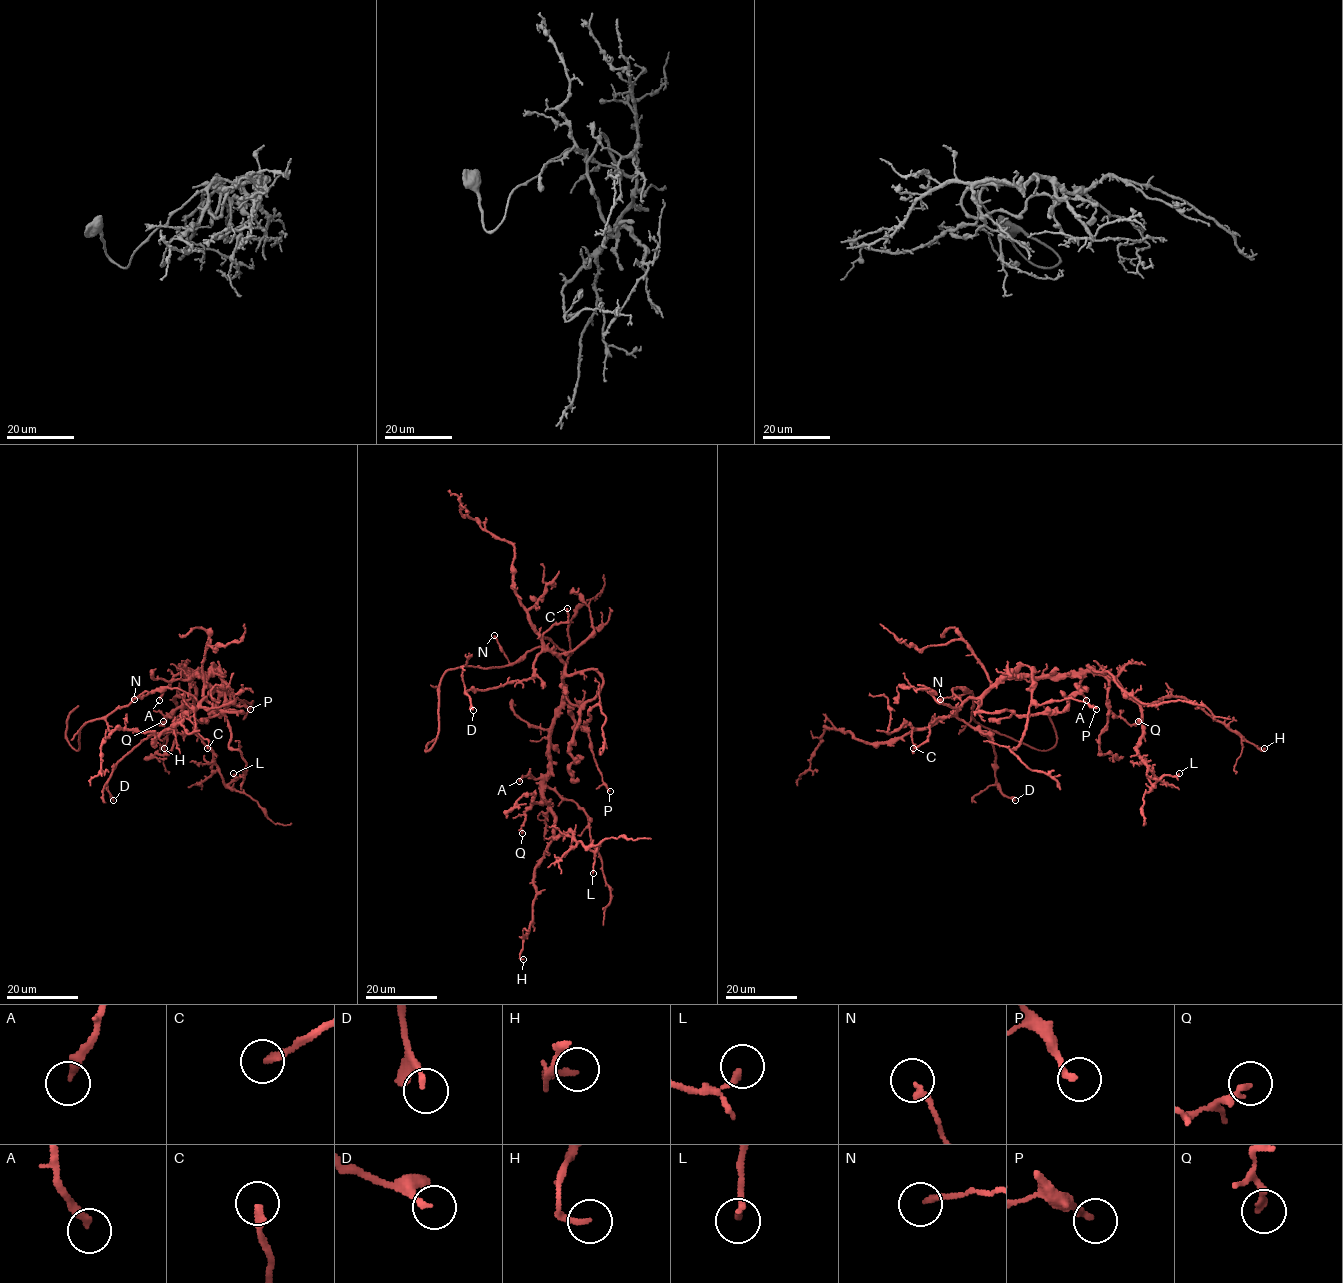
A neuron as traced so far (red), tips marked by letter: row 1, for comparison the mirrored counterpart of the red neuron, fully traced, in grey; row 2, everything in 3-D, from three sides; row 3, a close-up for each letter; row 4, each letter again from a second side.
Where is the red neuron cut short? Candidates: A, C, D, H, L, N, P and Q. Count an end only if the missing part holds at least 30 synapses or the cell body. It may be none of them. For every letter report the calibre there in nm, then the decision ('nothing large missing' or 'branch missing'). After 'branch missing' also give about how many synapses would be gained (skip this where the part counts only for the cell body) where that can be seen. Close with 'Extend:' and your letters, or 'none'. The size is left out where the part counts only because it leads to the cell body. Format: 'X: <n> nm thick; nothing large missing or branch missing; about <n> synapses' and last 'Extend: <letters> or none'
A: 280 nm thick; nothing large missing
C: 220 nm thick; nothing large missing
D: 190 nm thick; nothing large missing
H: 200 nm thick; nothing large missing
L: 120 nm thick; nothing large missing
N: 200 nm thick; nothing large missing
P: 200 nm thick; nothing large missing
Q: 240 nm thick; nothing large missing
Extend: none

